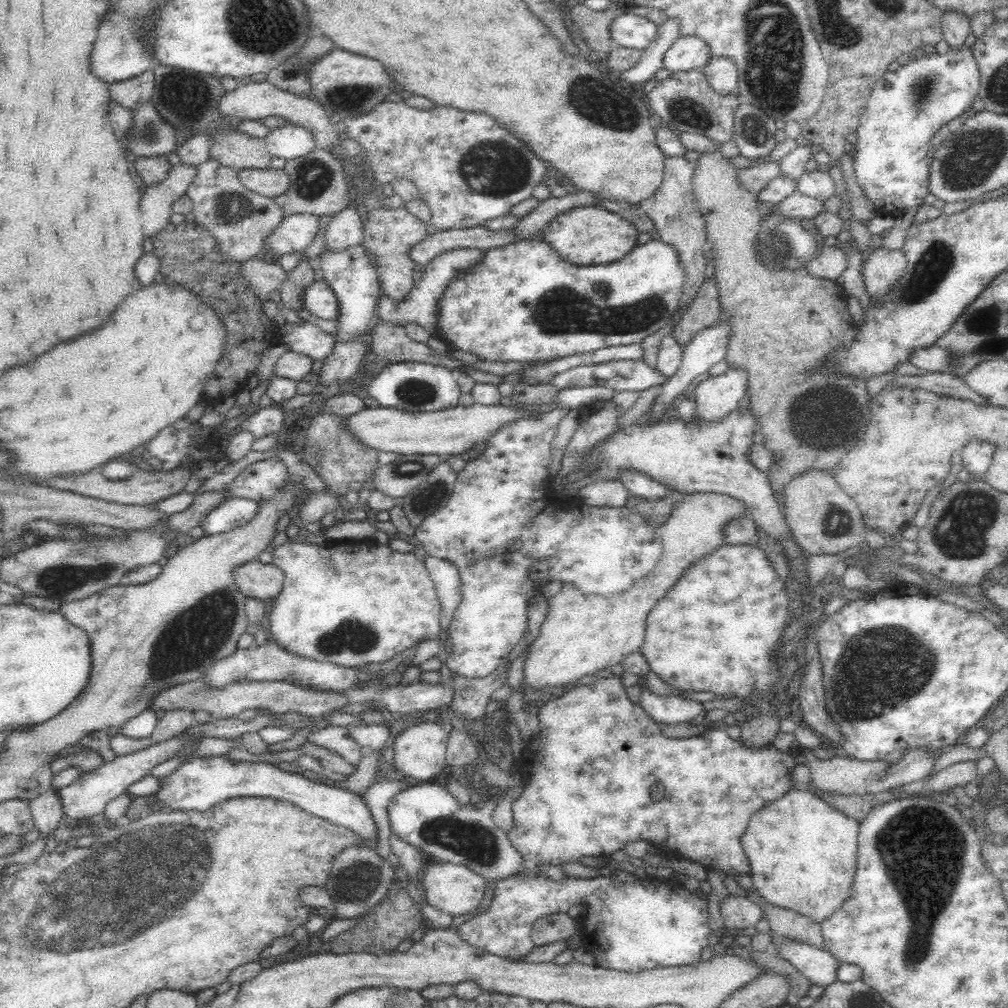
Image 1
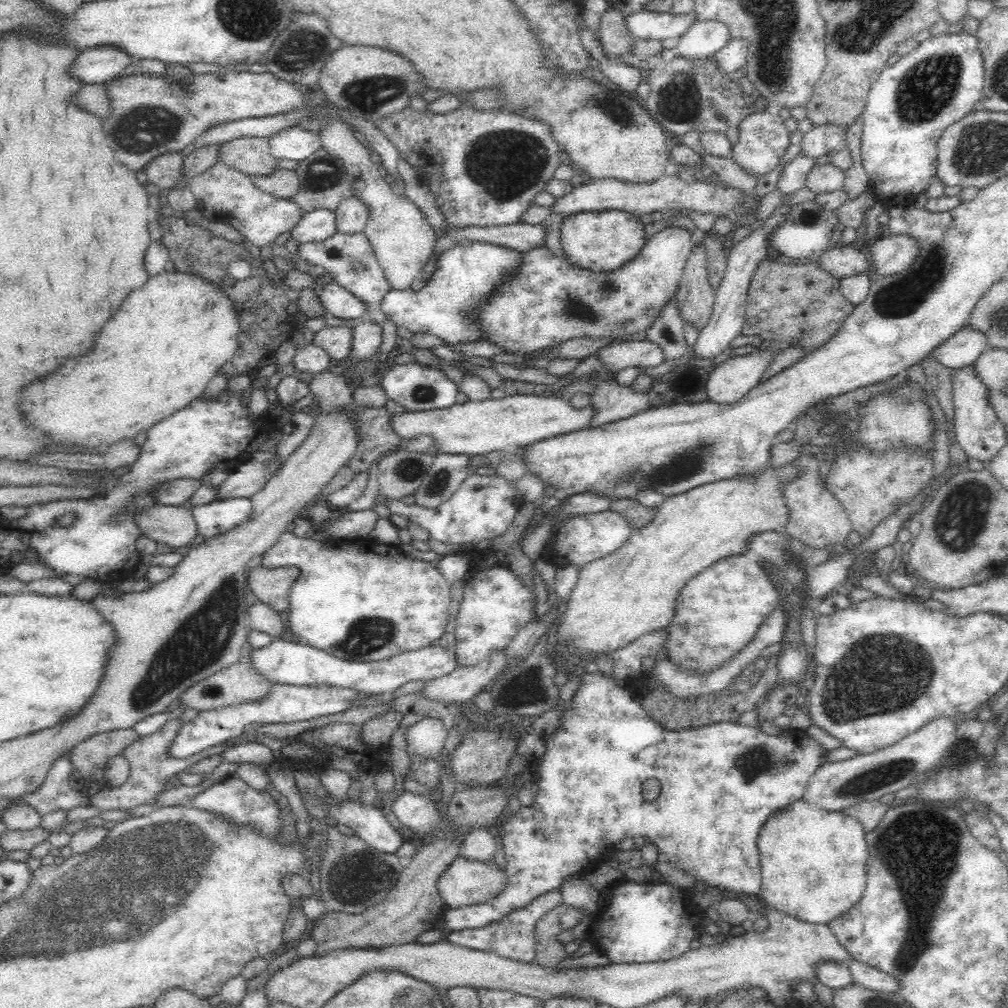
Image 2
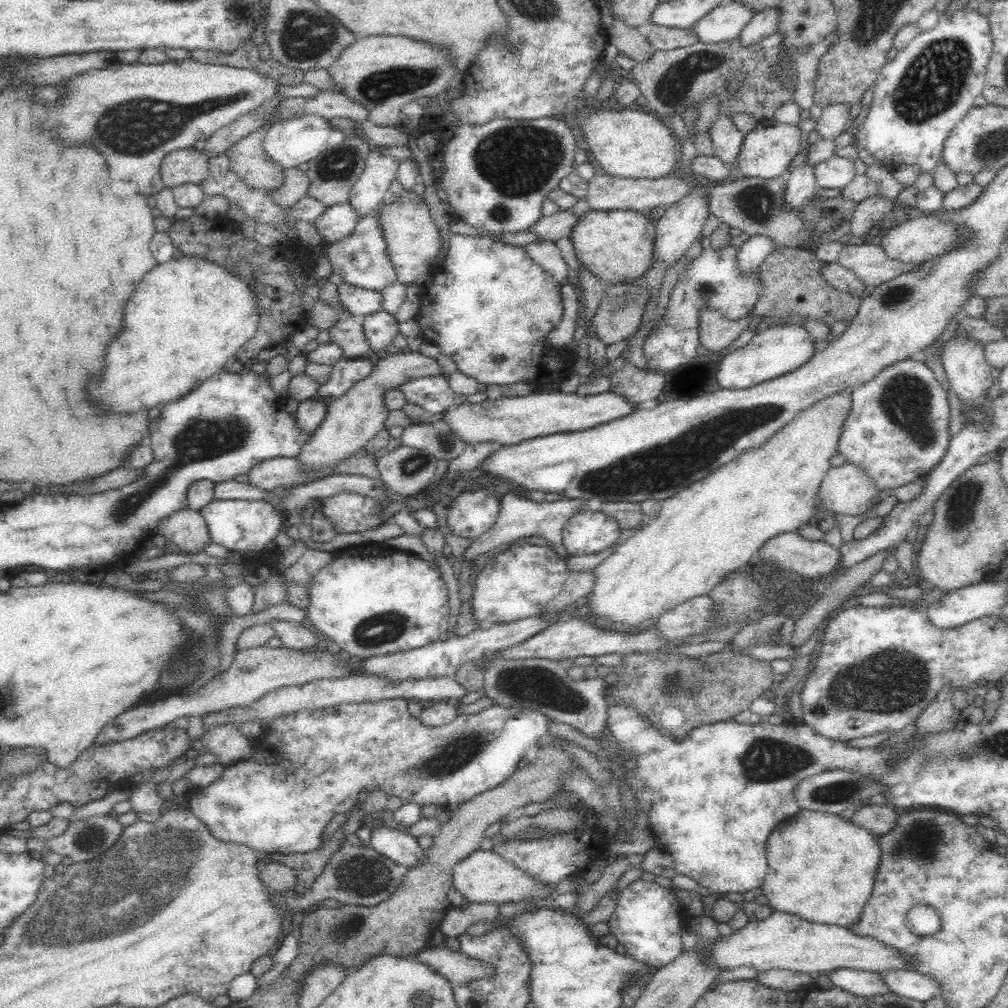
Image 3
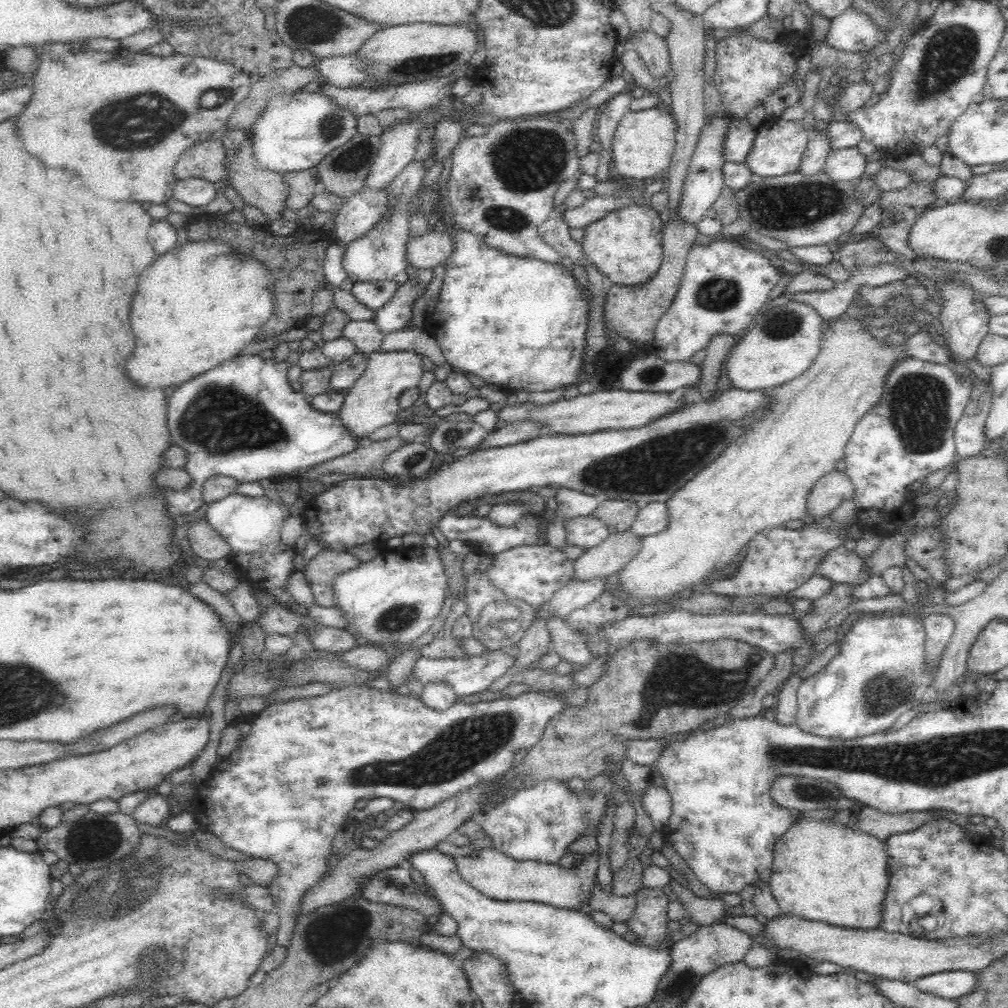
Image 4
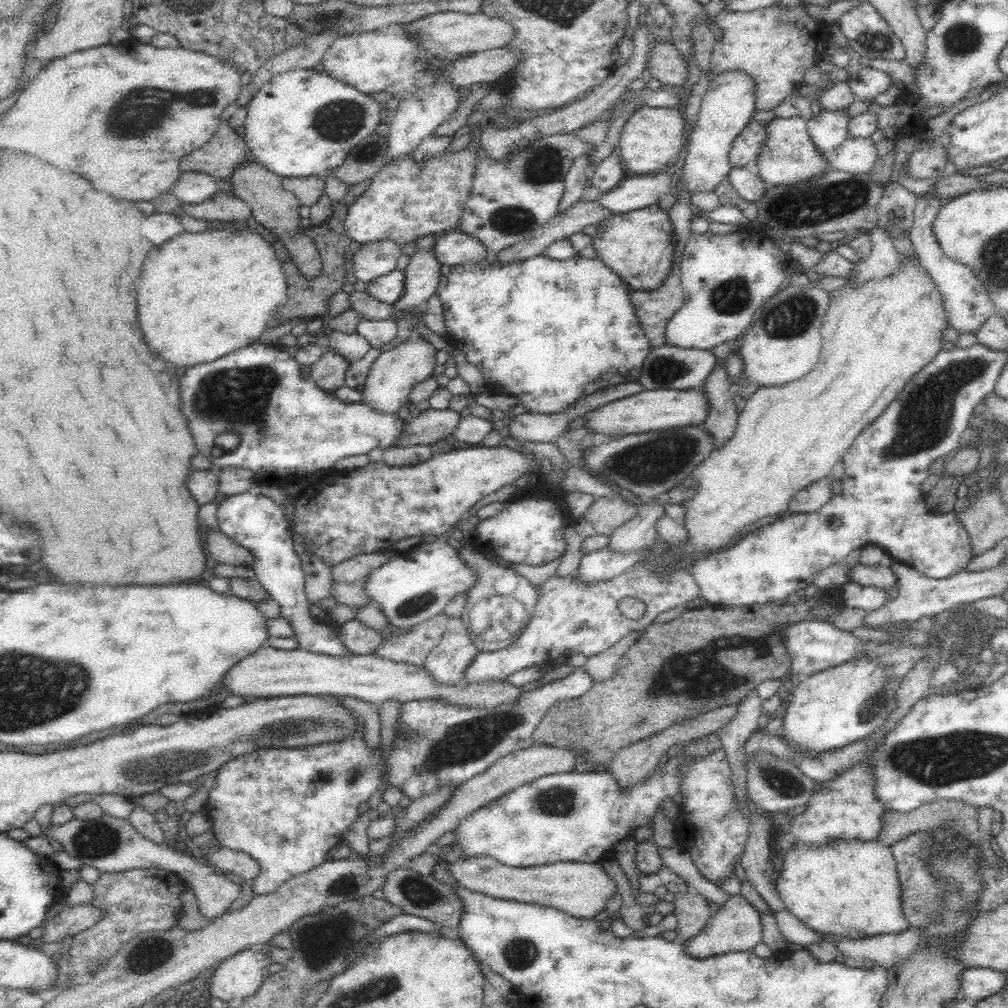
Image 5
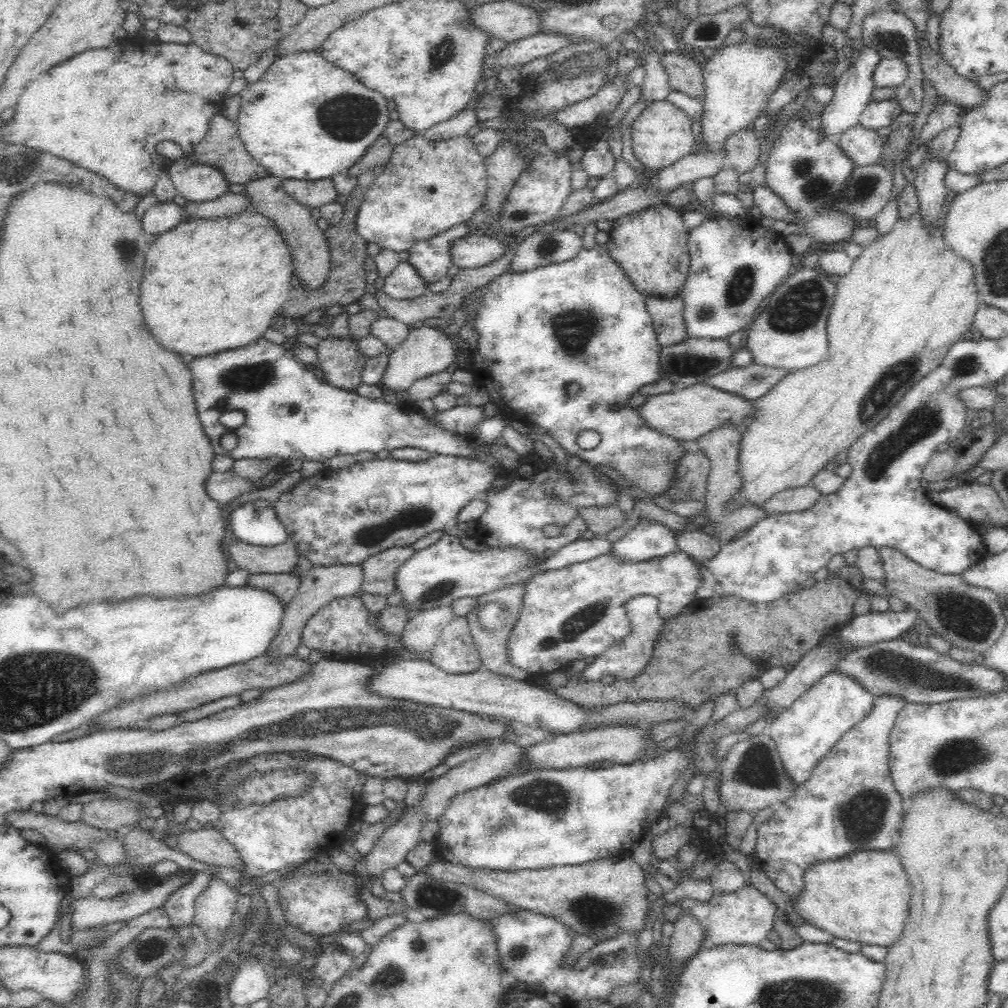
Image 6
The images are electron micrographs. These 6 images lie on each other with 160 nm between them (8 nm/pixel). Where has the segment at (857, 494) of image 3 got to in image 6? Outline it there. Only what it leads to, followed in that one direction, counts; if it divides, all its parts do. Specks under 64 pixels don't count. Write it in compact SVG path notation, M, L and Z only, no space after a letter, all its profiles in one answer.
M810 484L793 489L782 490L778 494L768 498L760 508L766 514L800 512L812 508L820 499L821 492Z

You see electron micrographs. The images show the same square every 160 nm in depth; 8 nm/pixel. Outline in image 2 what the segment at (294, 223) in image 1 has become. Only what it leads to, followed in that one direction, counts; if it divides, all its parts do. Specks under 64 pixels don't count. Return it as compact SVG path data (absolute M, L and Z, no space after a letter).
M314 209L305 212L291 230L291 238L300 244L320 242L337 233L334 210Z

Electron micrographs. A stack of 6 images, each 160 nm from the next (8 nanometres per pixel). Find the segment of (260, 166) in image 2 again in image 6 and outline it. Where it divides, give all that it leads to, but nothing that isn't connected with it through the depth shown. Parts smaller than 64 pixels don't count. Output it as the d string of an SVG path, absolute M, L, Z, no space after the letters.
M269 174L244 183L244 194L251 200L247 210L263 214L266 218L271 218L271 222L275 222L275 227L289 248L294 264L294 275L306 290L319 291L322 284L326 284L331 270L331 253L327 237L318 228L316 219L310 215L311 207L300 204L294 197L291 197L283 189L282 181L280 177Z

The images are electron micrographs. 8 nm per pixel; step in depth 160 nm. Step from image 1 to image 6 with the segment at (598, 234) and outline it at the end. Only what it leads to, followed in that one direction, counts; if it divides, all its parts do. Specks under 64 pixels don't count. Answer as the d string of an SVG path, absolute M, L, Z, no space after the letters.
M664 202L656 203L638 212L613 219L613 224L608 234L609 241L605 245L611 254L611 259L622 268L626 277L637 288L638 292L644 294L644 296L647 295L654 298L680 296L684 282L688 278L688 272L690 272L690 257L687 247L689 231L684 226L680 213Z

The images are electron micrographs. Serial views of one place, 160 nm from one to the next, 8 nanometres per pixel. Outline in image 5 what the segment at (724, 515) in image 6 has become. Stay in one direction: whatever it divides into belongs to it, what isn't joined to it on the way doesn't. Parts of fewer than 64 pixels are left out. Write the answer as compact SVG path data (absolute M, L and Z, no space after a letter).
M722 358L714 365L703 384L706 398L710 403L708 418L703 422L704 431L714 439L714 449L719 449L735 431L739 412L733 395L735 390L724 369Z

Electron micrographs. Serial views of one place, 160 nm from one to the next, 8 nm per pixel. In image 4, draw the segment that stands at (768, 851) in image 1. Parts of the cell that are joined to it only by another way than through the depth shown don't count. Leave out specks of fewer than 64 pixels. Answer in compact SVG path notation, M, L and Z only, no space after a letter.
M799 819L775 840L768 884L784 915L822 921L837 927L872 930L882 920L882 901L888 892L888 880L885 841L880 842L875 836L842 824L833 824L826 819Z

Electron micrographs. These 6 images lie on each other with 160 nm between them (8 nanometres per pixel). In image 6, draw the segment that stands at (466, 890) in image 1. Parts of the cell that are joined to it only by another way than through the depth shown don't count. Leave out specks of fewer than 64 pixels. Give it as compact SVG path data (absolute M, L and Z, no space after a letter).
M629 856L523 871L472 870L448 861L436 861L421 872L438 881L484 891L486 895L505 900L520 909L542 913L596 942L605 941L620 932L641 932L646 912L652 912L648 905L650 901L646 899L650 891L646 890L642 867Z

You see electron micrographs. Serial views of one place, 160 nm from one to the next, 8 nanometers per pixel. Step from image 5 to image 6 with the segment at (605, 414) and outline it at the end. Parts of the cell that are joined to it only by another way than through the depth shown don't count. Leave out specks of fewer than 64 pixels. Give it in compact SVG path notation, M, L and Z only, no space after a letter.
M698 383L677 391L647 395L647 400L638 408L638 413L645 425L652 430L689 444L716 427L736 425L743 429L756 416L756 407L752 401L745 400L742 396Z

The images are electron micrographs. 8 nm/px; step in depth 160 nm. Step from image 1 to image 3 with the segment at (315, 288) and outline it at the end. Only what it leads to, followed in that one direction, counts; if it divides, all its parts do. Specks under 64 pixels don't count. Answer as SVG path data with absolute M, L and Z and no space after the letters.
M347 283L338 284L338 301L350 316L362 319L382 309L382 292L368 291Z

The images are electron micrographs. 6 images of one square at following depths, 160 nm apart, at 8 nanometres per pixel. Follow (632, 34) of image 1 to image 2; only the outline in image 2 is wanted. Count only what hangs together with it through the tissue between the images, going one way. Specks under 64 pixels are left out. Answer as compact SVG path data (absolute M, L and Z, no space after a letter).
M644 8L624 17L626 26L636 39L666 40L682 36L694 22L695 12L672 14L671 12L652 12Z

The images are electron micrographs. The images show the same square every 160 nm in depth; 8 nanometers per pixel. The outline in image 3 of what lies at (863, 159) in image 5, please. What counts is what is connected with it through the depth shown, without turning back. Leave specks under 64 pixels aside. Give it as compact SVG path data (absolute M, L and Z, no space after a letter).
M832 155L814 166L818 188L842 188L855 176L854 161L850 158Z

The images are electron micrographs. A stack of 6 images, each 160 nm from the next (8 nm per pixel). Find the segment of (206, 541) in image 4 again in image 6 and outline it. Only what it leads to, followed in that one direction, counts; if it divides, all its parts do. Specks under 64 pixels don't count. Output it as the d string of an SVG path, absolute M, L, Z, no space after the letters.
M288 539L274 547L254 547L243 541L232 540L226 548L233 568L254 574L278 574L298 571L296 543Z

